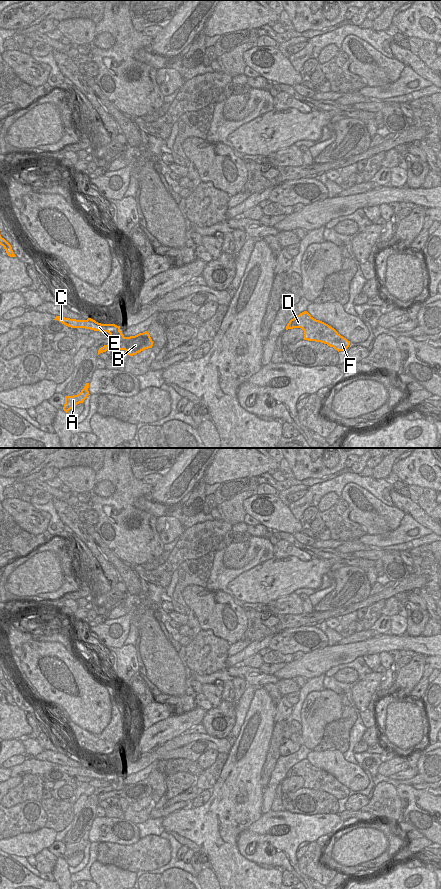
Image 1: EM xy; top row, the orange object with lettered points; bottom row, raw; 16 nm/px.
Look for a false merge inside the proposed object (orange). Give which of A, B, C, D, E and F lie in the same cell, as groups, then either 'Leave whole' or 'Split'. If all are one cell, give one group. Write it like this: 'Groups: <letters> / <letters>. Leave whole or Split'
Groups: A B D F / C E. Split

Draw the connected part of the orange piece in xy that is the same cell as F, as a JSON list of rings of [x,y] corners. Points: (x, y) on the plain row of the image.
[[[307,759],[289,769],[286,778],[293,776],[301,776],[304,779],[304,788],[327,792],[338,800],[346,798],[350,793],[350,789],[341,784],[334,776],[314,767]]]

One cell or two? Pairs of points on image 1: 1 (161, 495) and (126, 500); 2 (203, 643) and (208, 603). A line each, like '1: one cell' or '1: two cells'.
1: two cells
2: two cells

